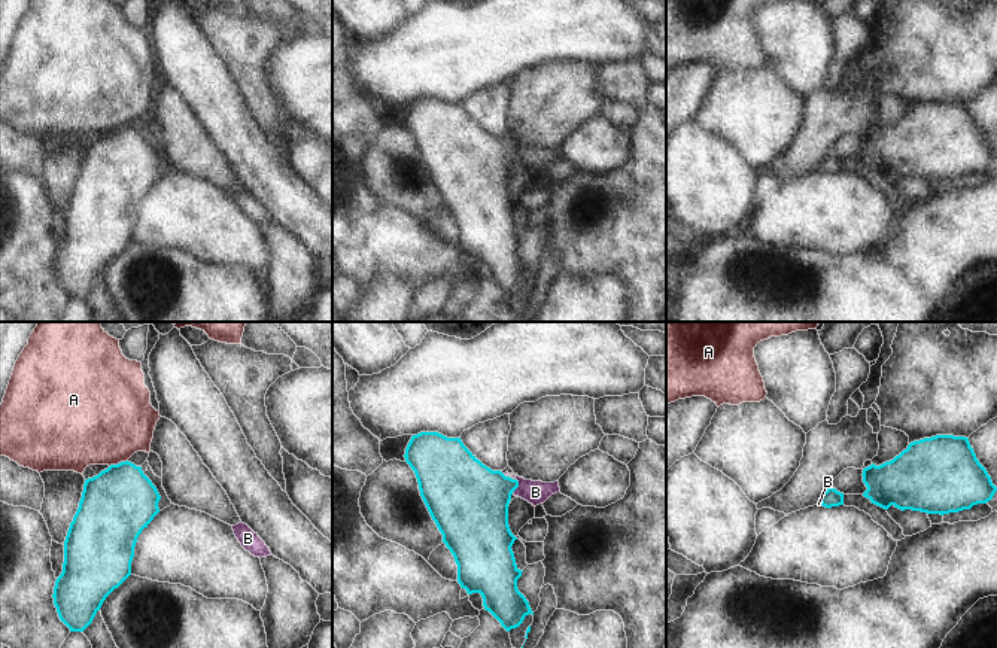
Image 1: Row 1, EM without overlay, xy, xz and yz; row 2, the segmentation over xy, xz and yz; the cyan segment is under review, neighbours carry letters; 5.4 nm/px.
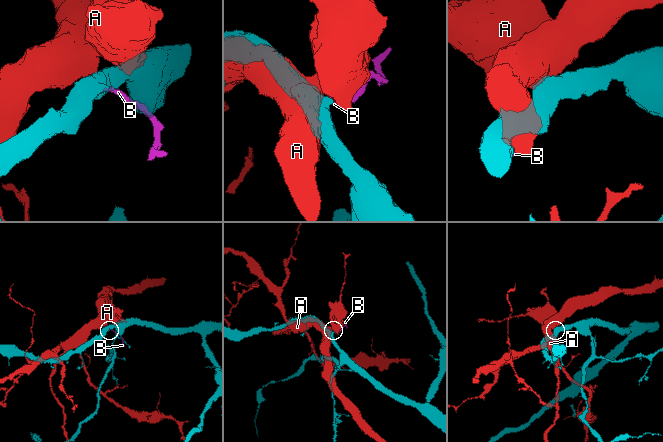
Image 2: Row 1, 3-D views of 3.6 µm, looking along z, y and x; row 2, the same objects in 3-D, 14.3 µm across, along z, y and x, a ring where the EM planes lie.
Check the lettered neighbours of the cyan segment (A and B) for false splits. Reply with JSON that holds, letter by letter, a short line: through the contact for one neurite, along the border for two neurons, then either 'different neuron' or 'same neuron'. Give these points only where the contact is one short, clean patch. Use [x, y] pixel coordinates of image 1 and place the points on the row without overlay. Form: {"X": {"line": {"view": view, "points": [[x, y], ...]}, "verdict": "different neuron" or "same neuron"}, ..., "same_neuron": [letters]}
{"A": {"verdict": "different neuron"}, "B": {"line": {"view": "xz", "points": [[474, 166], [491, 157], [517, 151], [535, 158]]}, "verdict": "same neuron"}, "same_neuron": ["B"]}

